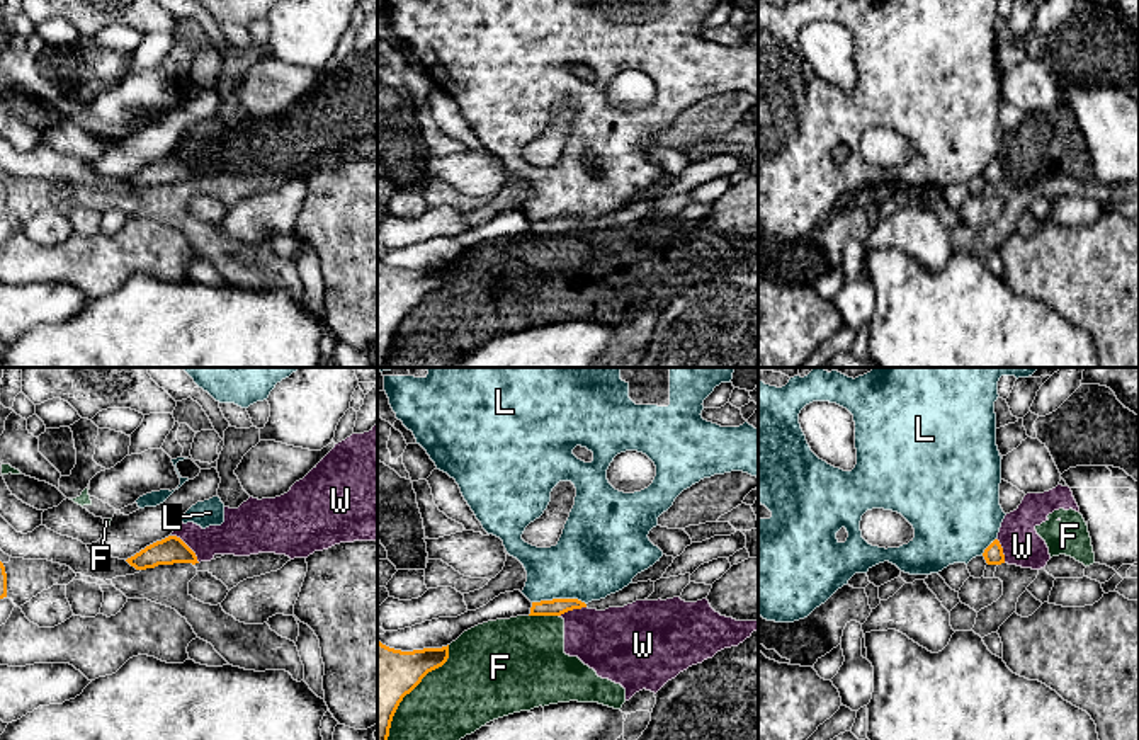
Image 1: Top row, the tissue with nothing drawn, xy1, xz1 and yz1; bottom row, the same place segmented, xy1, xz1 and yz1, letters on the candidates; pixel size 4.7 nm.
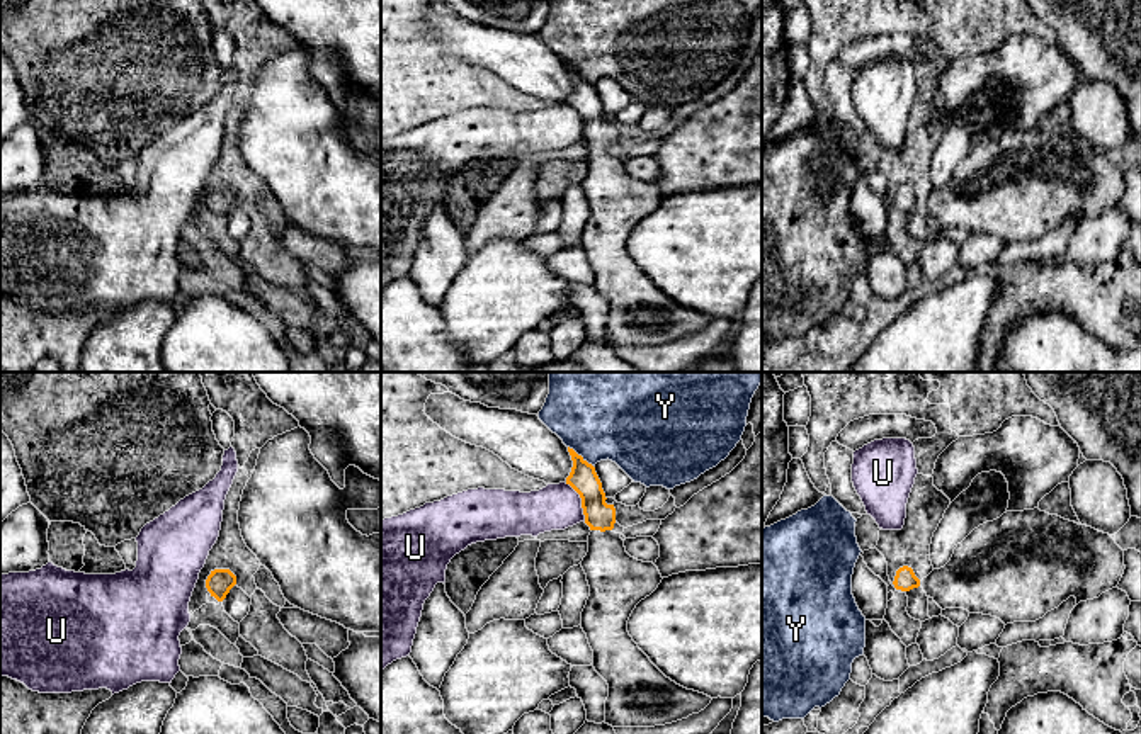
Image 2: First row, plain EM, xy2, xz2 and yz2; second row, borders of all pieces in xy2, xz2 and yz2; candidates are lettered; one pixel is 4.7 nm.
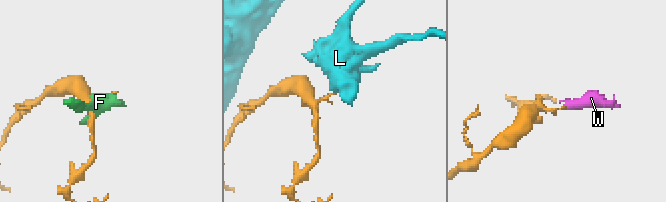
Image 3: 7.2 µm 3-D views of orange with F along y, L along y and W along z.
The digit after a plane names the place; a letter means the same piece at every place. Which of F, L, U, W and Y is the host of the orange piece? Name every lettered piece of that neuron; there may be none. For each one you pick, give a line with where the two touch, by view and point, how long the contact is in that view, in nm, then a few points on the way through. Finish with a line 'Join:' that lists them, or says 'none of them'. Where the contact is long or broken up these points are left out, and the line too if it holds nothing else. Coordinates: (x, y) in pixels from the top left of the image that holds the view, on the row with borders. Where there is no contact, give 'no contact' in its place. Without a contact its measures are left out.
Join: none of them

